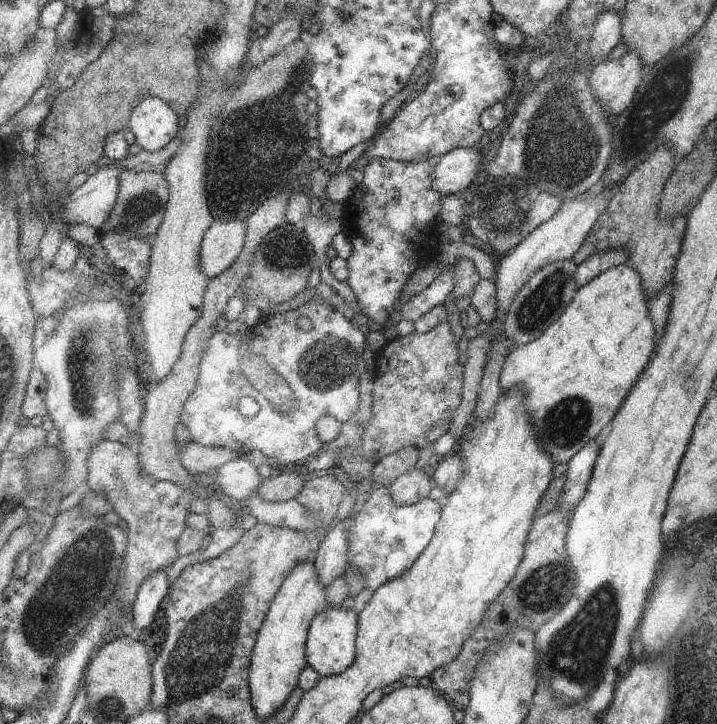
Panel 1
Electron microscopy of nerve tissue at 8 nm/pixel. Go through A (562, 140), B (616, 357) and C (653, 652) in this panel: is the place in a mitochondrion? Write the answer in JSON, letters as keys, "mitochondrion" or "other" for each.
{"A":"mitochondrion","B":"other","C":"other"}

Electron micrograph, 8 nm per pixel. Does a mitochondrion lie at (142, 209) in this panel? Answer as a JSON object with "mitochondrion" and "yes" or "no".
{"mitochondrion":"yes"}

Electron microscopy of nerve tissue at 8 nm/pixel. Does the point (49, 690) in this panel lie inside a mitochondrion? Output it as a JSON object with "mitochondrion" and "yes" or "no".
{"mitochondrion":"no"}

